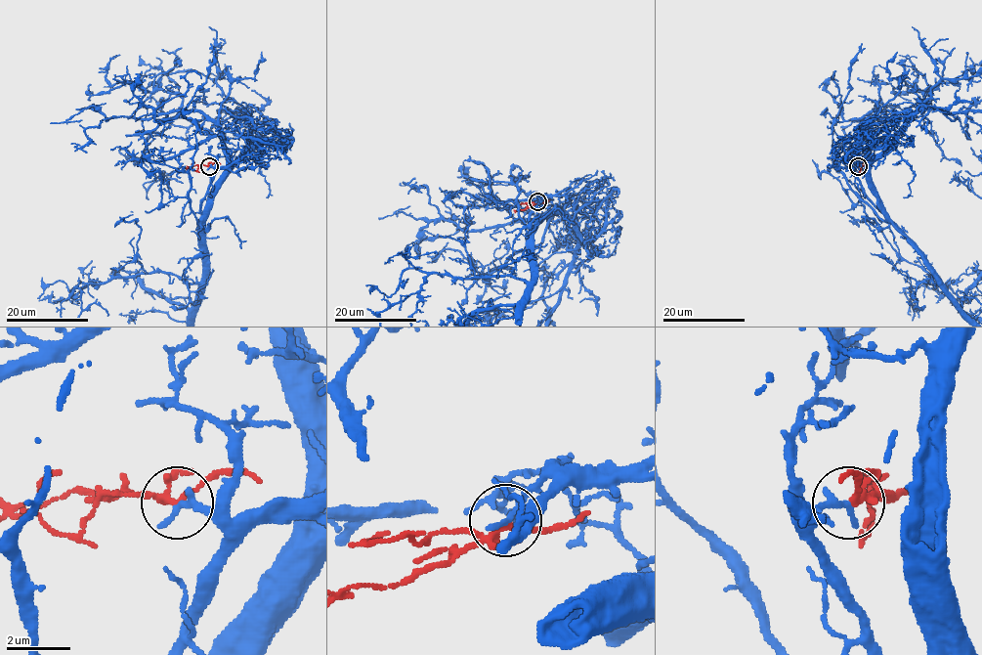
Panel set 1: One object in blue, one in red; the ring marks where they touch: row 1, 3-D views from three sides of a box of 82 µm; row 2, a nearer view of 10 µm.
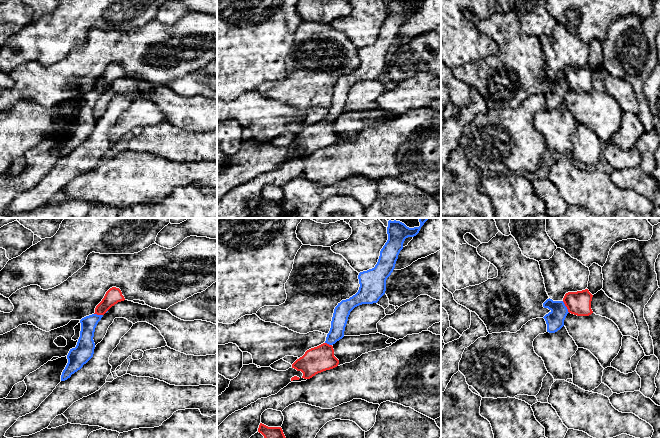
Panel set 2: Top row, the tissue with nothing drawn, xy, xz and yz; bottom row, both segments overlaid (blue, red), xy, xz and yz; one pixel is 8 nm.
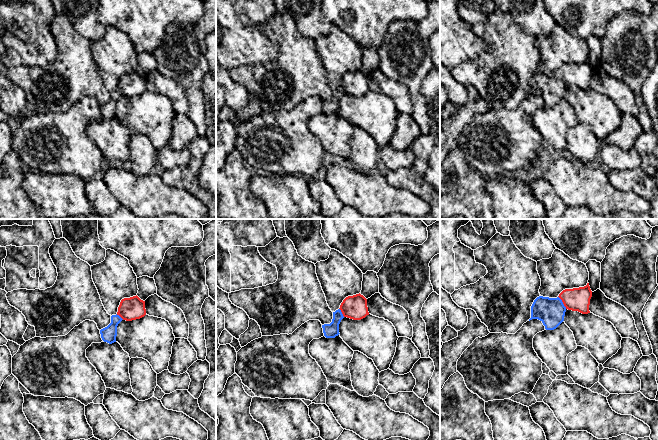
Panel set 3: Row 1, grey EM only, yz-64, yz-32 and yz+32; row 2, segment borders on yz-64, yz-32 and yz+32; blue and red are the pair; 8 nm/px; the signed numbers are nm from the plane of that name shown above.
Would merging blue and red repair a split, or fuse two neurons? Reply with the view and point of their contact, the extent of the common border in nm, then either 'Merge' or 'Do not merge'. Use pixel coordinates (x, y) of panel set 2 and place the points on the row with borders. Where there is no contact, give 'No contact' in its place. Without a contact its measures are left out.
Touches blue at yz (566, 307). Shared border 110 nm. Merge

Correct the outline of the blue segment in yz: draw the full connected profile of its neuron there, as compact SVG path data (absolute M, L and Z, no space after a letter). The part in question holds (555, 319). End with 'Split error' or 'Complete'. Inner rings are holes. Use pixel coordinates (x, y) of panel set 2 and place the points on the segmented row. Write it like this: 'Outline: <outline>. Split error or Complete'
Outline: M588 289L568 292L562 301L553 301L547 299L543 303L544 308L548 308L550 312L543 318L547 324L547 332L555 333L564 326L564 320L568 313L577 316L589 316L593 313L591 309L591 301L593 295Z. Split error

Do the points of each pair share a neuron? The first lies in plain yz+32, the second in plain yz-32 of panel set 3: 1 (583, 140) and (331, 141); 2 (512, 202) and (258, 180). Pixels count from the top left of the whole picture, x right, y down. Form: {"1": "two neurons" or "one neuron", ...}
{"1": "two neurons", "2": "one neuron"}

